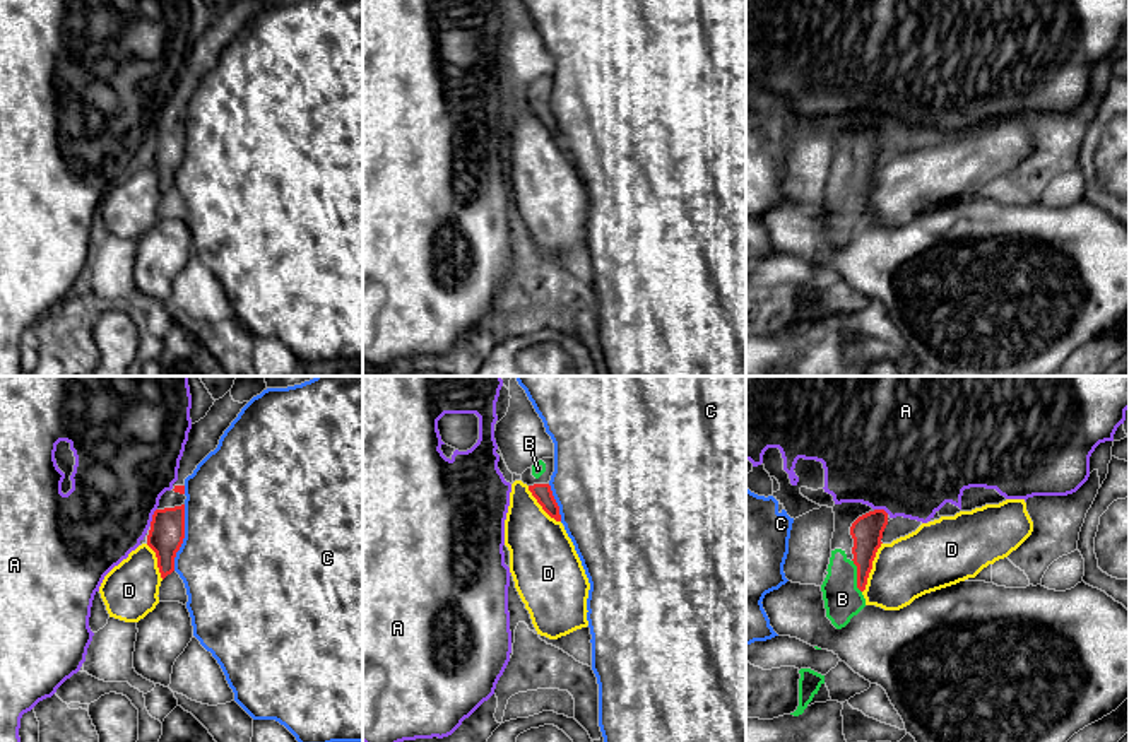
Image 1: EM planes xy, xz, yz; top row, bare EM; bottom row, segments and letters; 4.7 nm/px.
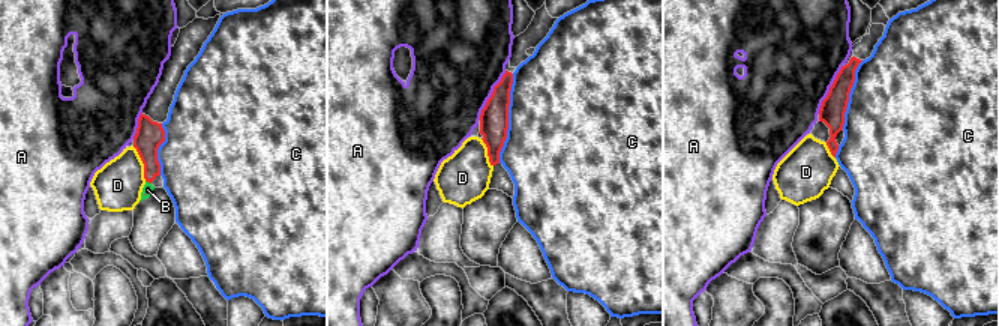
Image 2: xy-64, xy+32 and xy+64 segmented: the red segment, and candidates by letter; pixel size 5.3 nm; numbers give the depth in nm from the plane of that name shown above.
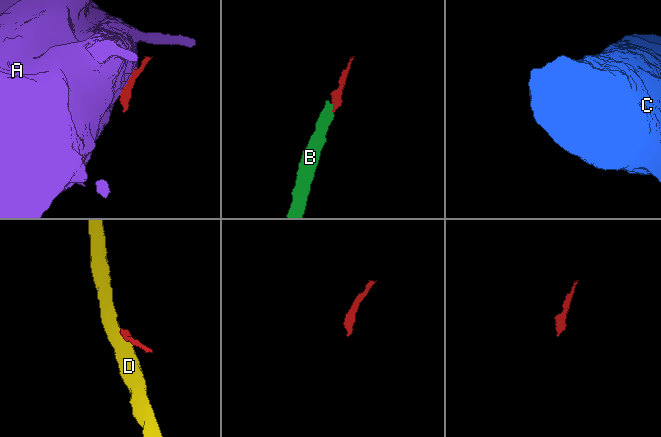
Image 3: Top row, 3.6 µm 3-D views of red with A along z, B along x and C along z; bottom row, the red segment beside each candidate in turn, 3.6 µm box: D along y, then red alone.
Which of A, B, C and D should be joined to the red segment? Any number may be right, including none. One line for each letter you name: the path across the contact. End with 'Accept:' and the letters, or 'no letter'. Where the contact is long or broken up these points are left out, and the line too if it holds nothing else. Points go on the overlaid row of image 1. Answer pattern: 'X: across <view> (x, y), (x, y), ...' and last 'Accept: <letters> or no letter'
B: across yz (866, 530), (866, 546), (857, 577), (842, 592), (842, 599)
Accept: B

